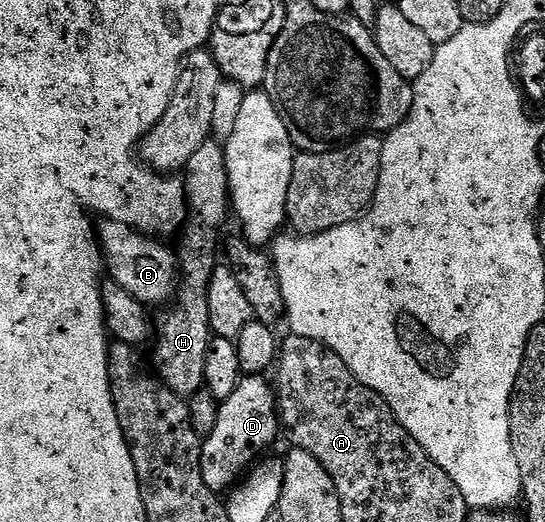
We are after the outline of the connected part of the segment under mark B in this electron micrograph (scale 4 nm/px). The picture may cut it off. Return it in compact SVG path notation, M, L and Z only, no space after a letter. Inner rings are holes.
M111 219L99 222L96 227L96 239L102 248L102 258L109 278L120 285L120 289L128 289L136 301L153 305L166 305L173 300L180 282L178 258L173 250L161 247L157 238L133 231L123 223ZM102 223L102 224L101 224Z

